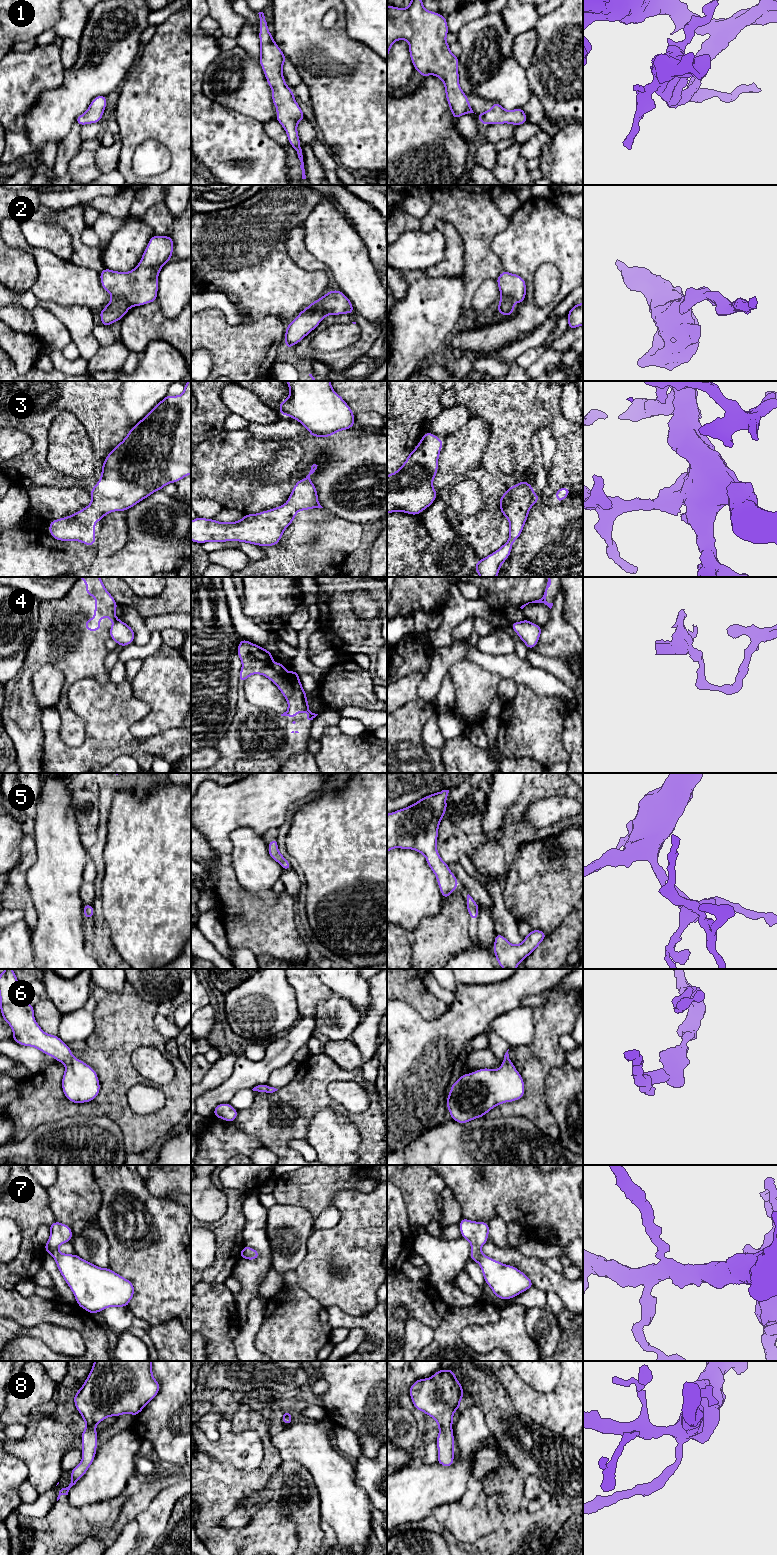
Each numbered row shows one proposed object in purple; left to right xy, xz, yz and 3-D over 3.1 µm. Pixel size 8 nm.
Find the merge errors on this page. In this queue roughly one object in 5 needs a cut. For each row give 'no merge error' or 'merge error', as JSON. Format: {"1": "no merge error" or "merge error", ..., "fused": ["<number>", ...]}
{"1": "no merge error", "2": "no merge error", "3": "no merge error", "4": "merge error", "5": "no merge error", "6": "no merge error", "7": "no merge error", "8": "no merge error", "fused": ["4"]}

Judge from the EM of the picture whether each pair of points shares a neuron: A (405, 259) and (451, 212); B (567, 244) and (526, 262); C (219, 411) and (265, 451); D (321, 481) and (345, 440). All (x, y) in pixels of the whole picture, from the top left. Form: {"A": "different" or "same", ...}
{"A": "different", "B": "same", "C": "different", "D": "same"}

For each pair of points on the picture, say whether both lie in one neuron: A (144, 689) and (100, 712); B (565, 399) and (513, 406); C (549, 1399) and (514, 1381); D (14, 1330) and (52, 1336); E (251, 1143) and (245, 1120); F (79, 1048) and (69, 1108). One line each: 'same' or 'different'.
A: different
B: different
C: same
D: same
E: different
F: different

